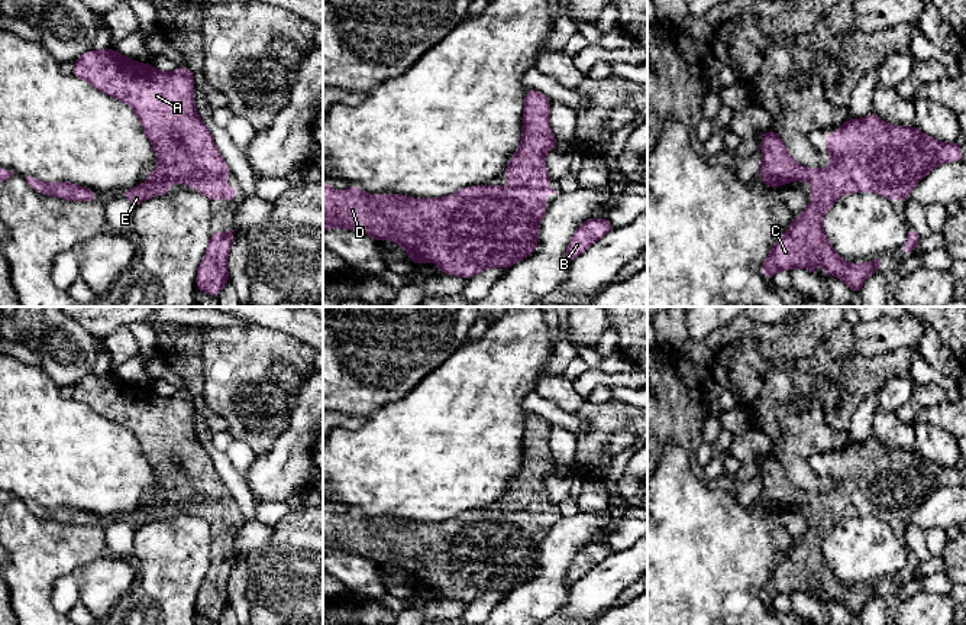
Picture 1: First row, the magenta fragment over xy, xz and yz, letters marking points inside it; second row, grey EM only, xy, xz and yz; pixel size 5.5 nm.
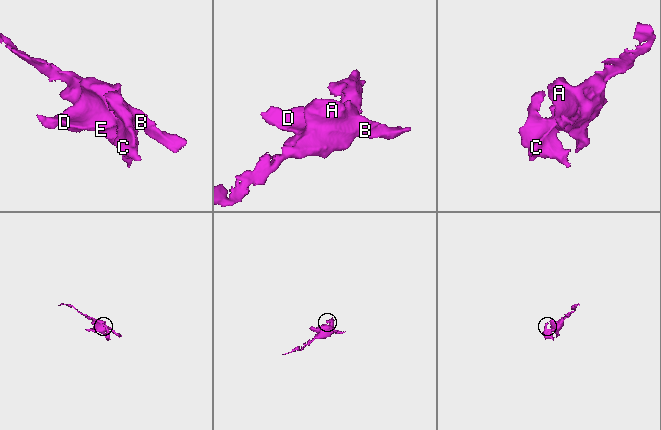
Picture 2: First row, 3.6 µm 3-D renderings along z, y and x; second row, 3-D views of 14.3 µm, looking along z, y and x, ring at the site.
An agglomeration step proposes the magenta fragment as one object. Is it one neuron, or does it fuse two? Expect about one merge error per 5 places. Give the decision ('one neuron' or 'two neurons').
one neuron

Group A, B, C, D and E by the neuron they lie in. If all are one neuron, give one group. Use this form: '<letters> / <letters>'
A B C D E

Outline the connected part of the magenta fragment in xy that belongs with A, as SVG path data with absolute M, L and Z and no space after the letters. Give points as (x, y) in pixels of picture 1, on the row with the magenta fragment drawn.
M114 49L88 51L75 62L72 74L94 88L126 103L139 117L140 124L158 156L156 168L136 188L120 194L135 205L148 198L164 195L174 182L187 182L210 201L240 198L238 188L227 187L224 178L230 169L214 145L210 130L201 122L193 100L194 74L187 67L161 72L149 62L139 64Z

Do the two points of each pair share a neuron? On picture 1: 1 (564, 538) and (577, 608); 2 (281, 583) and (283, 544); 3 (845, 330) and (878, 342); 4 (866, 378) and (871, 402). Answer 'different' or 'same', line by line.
1: different
2: same
3: different
4: different

